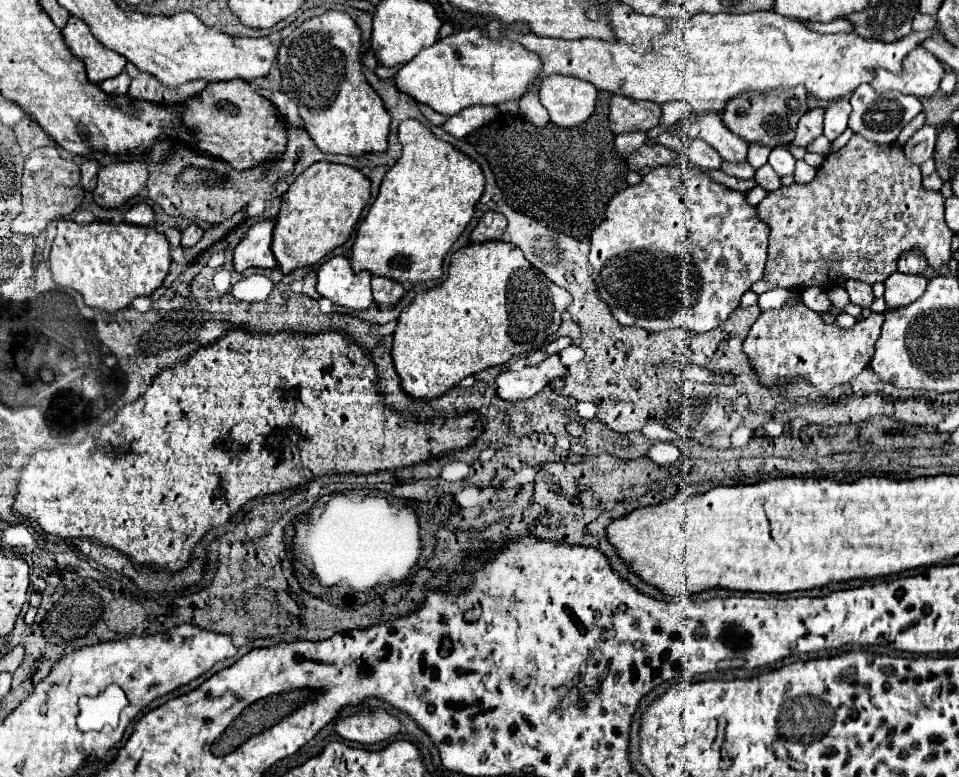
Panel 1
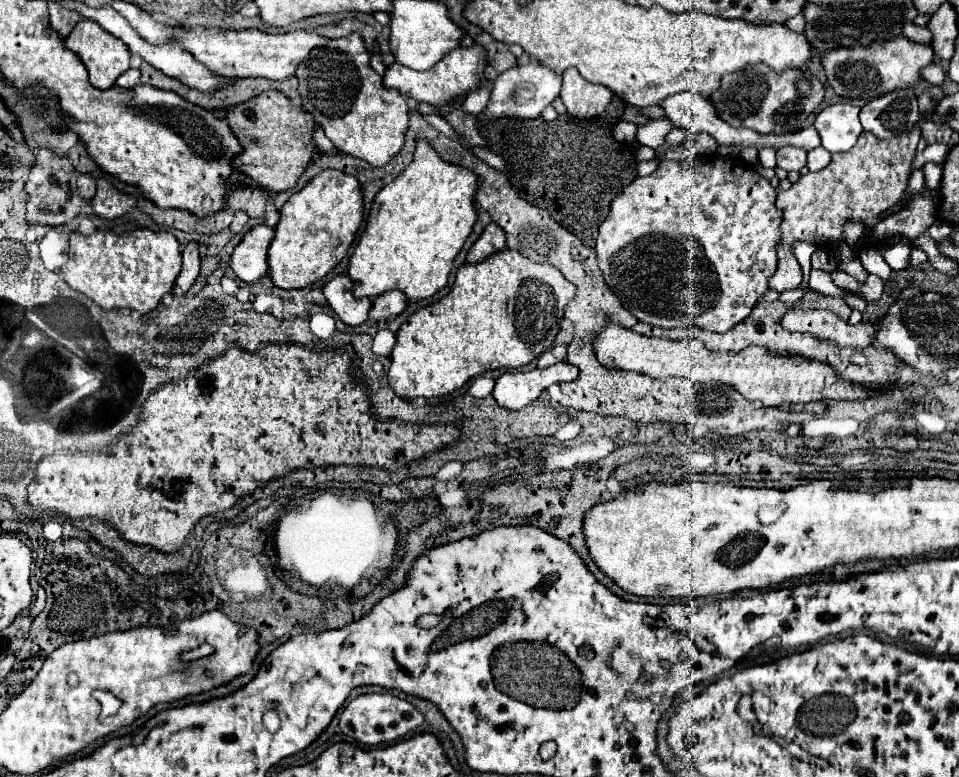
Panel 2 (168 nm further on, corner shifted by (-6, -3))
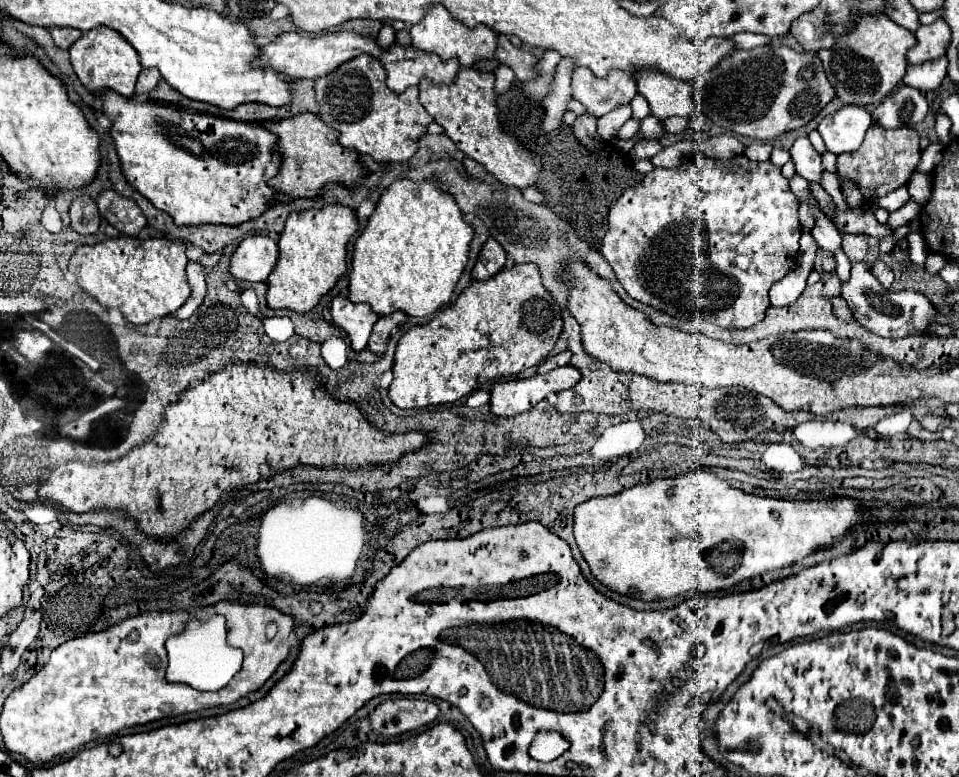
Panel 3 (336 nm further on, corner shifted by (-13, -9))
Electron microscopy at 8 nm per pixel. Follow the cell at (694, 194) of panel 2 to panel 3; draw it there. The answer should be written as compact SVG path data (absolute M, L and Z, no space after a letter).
M737 155L737 157L731 157L727 161L709 159L709 157L693 157L693 159L683 161L675 169L655 169L653 173L645 175L645 179L639 185L627 189L617 199L617 203L609 211L607 225L609 225L609 231L603 237L601 253L609 261L609 265L613 267L619 283L625 287L625 291L633 299L637 299L641 303L647 303L653 309L657 309L661 313L667 313L669 317L675 317L679 321L703 319L707 323L713 323L713 325L719 325L719 327L725 327L725 329L747 329L747 327L753 327L759 321L763 321L765 309L769 307L769 289L775 281L779 281L781 277L787 275L791 265L795 265L795 255L799 251L797 241L801 237L797 201L795 201L795 195L789 189L789 181L781 175L781 169L775 167L771 161L765 161L765 163L749 161L745 155Z

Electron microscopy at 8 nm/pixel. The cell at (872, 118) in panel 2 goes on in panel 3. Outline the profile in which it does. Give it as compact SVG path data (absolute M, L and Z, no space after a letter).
M899 87L895 93L891 93L873 113L873 123L877 123L883 129L899 129L909 127L925 119L927 115L927 101L921 95L919 89L913 87Z

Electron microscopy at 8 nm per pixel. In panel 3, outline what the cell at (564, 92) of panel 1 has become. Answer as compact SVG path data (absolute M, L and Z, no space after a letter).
M575 67L573 71L571 95L593 117L601 117L621 105L629 105L635 93L635 79L623 71L611 71L603 79L597 79L591 69L585 67Z

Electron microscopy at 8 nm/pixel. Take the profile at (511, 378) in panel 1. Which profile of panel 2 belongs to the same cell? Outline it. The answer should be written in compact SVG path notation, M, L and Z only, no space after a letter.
M566 361L546 369L532 369L524 373L506 371L496 379L492 397L506 409L522 409L524 405L530 405L534 399L538 399L538 395L550 385L574 381L576 377L578 369Z

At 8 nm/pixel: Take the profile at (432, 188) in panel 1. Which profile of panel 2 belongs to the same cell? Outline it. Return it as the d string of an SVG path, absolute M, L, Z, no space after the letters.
M420 141L414 153L414 161L390 185L382 187L380 193L374 197L366 229L350 257L348 277L354 283L354 297L374 299L390 289L398 289L406 295L408 301L420 301L434 297L440 289L444 289L454 257L460 253L476 221L472 199L474 193L476 175L472 175L472 171L444 163L430 143Z

